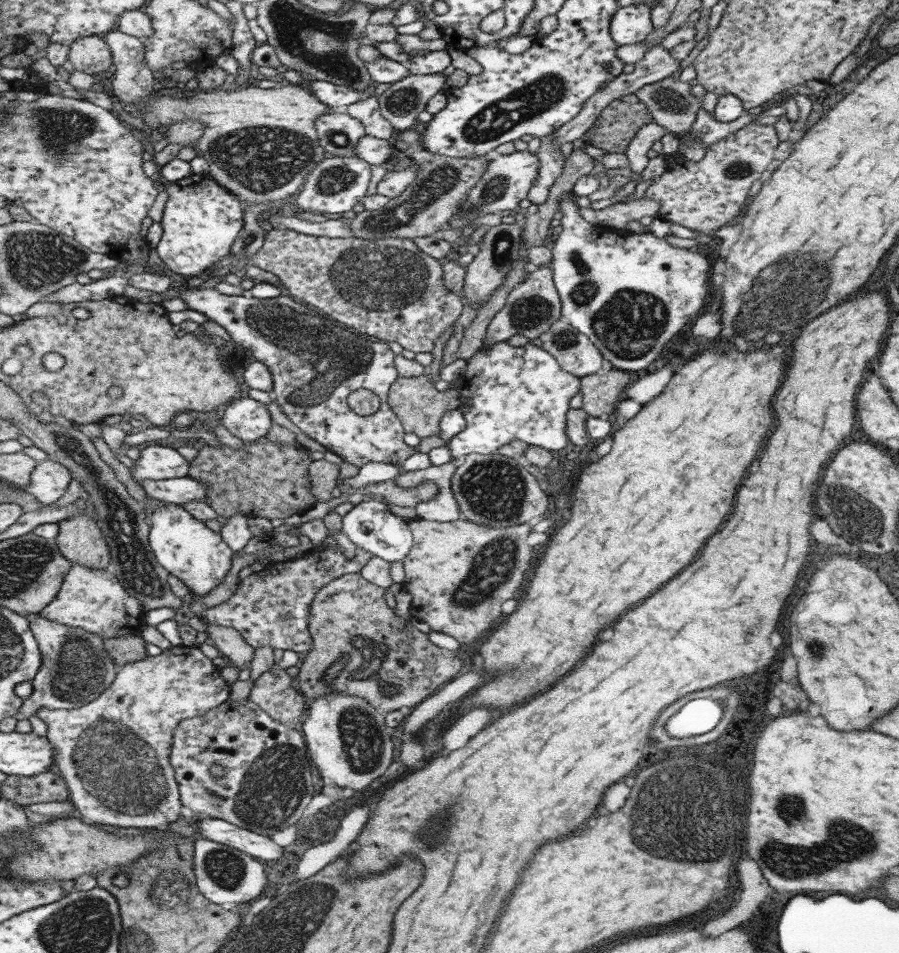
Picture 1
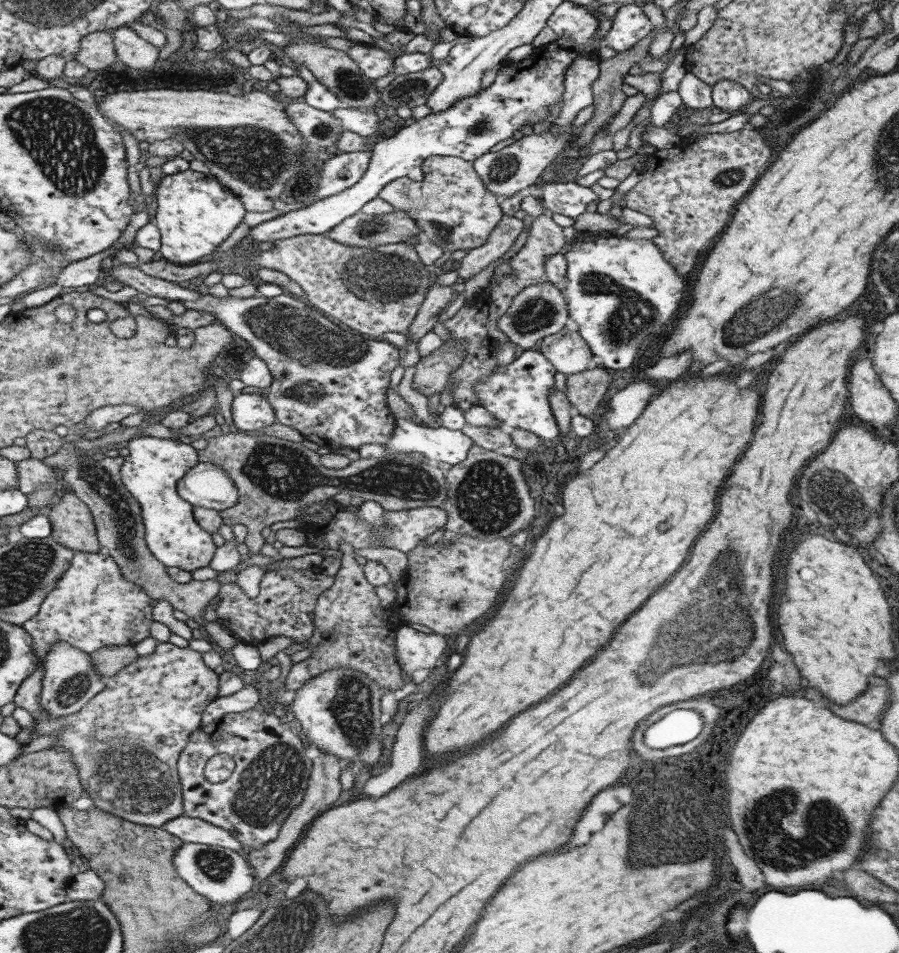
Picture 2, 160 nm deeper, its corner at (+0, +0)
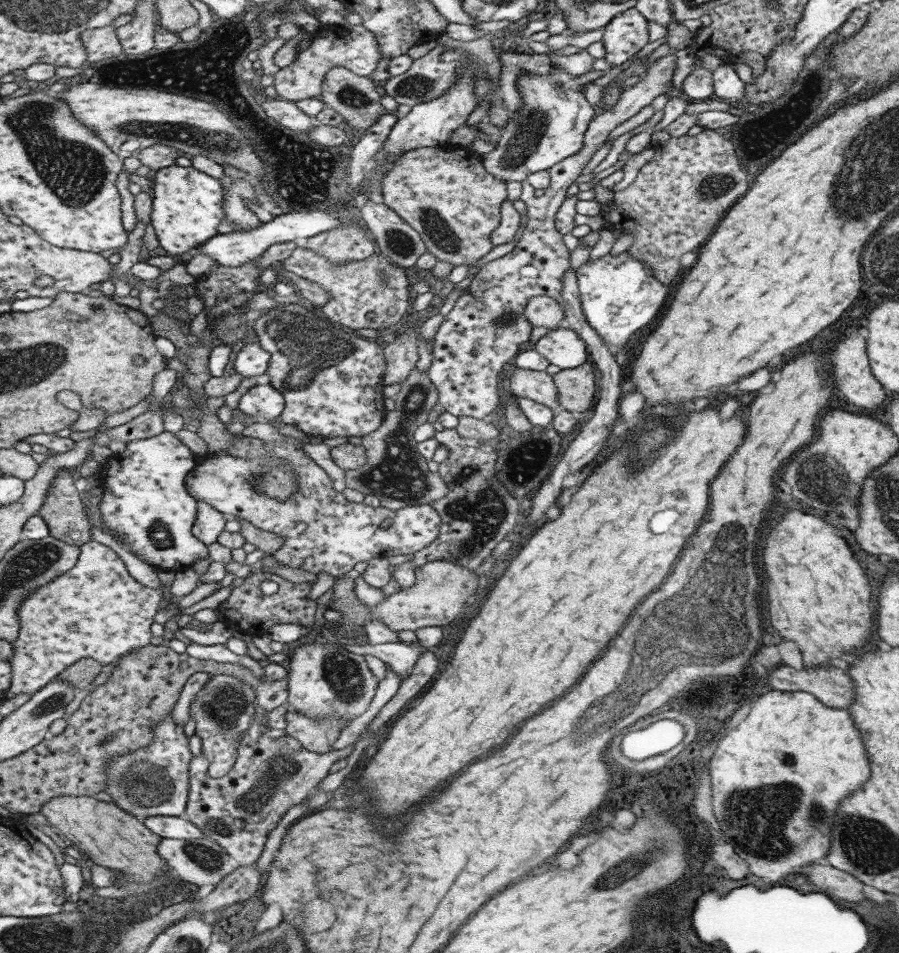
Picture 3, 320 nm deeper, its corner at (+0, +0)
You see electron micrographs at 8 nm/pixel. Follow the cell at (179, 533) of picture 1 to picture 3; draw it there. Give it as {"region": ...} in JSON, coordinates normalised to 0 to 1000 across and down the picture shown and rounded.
{"region":[[[181,452],[169,459],[142,464],[138,473],[123,477],[112,488],[119,498],[118,519],[111,527],[113,547],[122,556],[133,558],[138,562],[140,575],[162,592],[205,600],[212,597],[219,588],[230,584],[235,588],[231,572],[214,559],[218,552],[221,527],[210,516],[208,503],[220,487],[221,480],[212,474],[208,466],[204,466],[194,453]]]}

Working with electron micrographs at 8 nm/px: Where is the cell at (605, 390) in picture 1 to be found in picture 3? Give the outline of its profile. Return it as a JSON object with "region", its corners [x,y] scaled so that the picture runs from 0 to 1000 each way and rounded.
{"region":[[[651,379],[636,387],[624,387],[613,396],[620,410],[623,429],[645,435],[655,428],[662,411],[656,379]]]}

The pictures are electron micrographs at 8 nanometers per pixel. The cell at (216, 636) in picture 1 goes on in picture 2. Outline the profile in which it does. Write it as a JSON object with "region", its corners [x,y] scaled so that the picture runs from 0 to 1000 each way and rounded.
{"region":[[[79,463],[69,467],[61,476],[48,483],[57,490],[66,491],[70,504],[75,506],[92,527],[98,528],[107,545],[111,570],[120,576],[120,580],[133,592],[136,601],[143,610],[157,614],[172,632],[184,629],[197,640],[208,644],[210,648],[219,652],[230,661],[230,668],[239,672],[249,682],[258,682],[261,675],[268,674],[265,667],[244,653],[236,653],[227,648],[229,636],[245,623],[246,612],[240,608],[209,612],[195,611],[186,602],[186,593],[181,592],[165,574],[162,556],[159,548],[157,528],[139,511],[136,502],[136,489],[140,480],[117,480],[106,483],[102,474],[95,474],[85,470],[85,465]]]}

